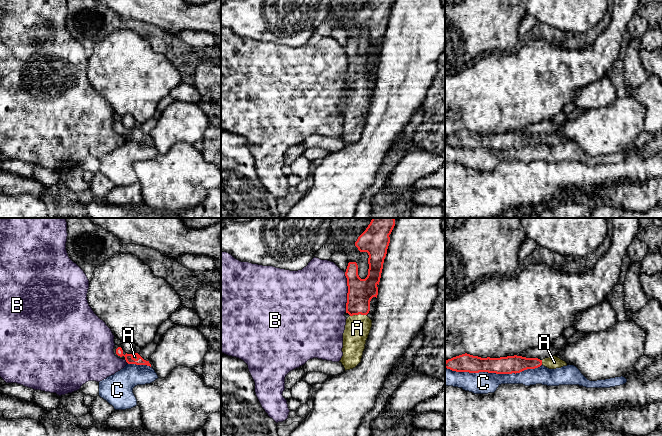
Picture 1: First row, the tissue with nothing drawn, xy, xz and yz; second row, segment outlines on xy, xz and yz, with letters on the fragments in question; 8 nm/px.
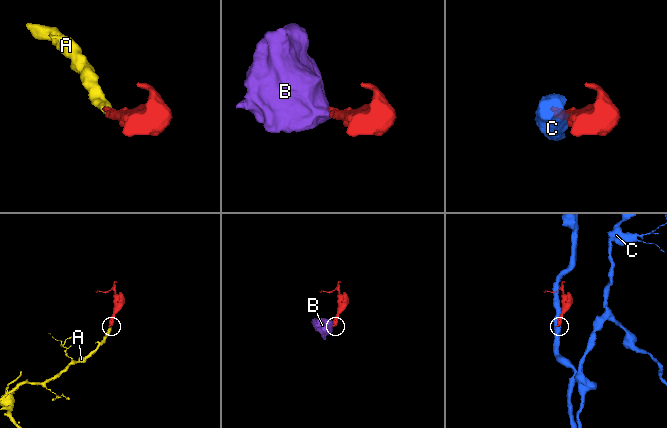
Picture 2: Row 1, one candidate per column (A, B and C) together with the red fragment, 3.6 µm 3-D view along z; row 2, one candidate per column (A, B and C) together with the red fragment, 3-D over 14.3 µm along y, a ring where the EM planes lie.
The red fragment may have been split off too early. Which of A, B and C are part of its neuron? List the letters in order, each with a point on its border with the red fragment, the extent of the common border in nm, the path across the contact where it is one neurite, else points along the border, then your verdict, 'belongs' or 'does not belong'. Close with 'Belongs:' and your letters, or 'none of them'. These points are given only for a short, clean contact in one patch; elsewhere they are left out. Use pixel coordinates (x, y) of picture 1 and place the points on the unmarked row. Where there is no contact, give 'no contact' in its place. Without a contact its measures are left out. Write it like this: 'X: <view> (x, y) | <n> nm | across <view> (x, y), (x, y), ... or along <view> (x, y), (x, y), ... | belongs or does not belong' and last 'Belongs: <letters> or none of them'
A: xz (358, 90) | 140 nm | across xz (360, 67), (358, 90), (357, 104) | belongs
B: xz (348, 68) | 320 nm | along xz (344, 48), (347, 54), (346, 87) | does not belong
C: yz (493, 148) | 800 nm | does not belong
Belongs: A

